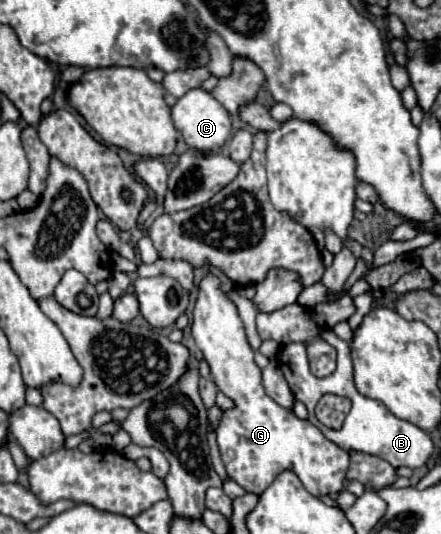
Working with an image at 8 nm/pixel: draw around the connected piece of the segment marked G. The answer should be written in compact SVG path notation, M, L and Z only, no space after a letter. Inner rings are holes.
M208 275L200 283L192 317L192 335L210 365L212 381L234 401L234 407L224 411L216 431L228 477L248 493L260 495L280 471L290 469L300 477L306 491L316 497L340 493L350 467L350 455L328 441L310 421L298 419L292 411L282 409L266 395L262 371L254 361L254 351L248 345L238 311L226 293L220 291L220 281L214 275Z

